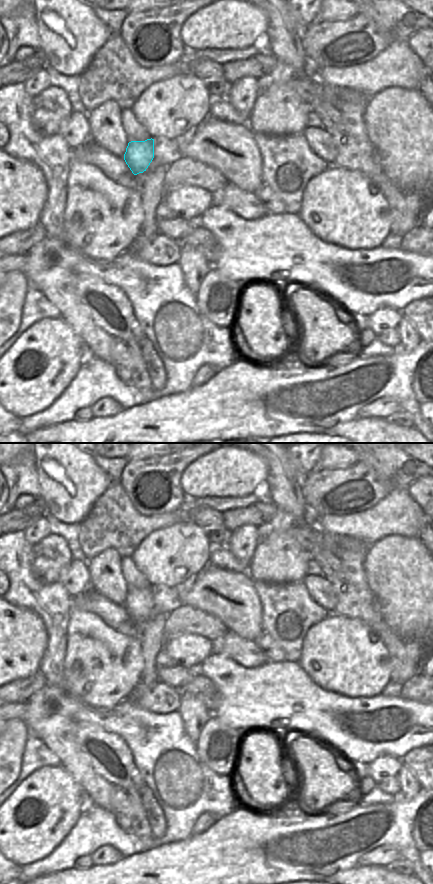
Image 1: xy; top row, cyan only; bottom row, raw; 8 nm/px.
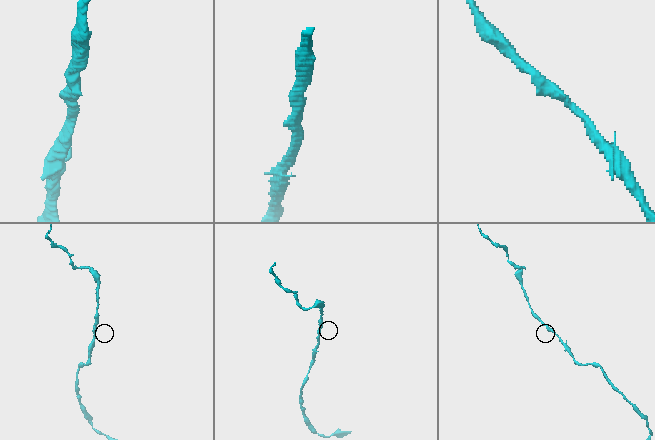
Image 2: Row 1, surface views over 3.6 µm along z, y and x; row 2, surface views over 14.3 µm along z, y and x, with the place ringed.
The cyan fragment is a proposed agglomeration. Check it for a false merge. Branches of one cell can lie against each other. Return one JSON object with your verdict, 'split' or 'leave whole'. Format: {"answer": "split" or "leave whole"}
{"answer": "leave whole"}

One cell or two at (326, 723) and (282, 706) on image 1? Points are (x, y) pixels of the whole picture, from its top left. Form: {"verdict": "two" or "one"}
{"verdict": "one"}

